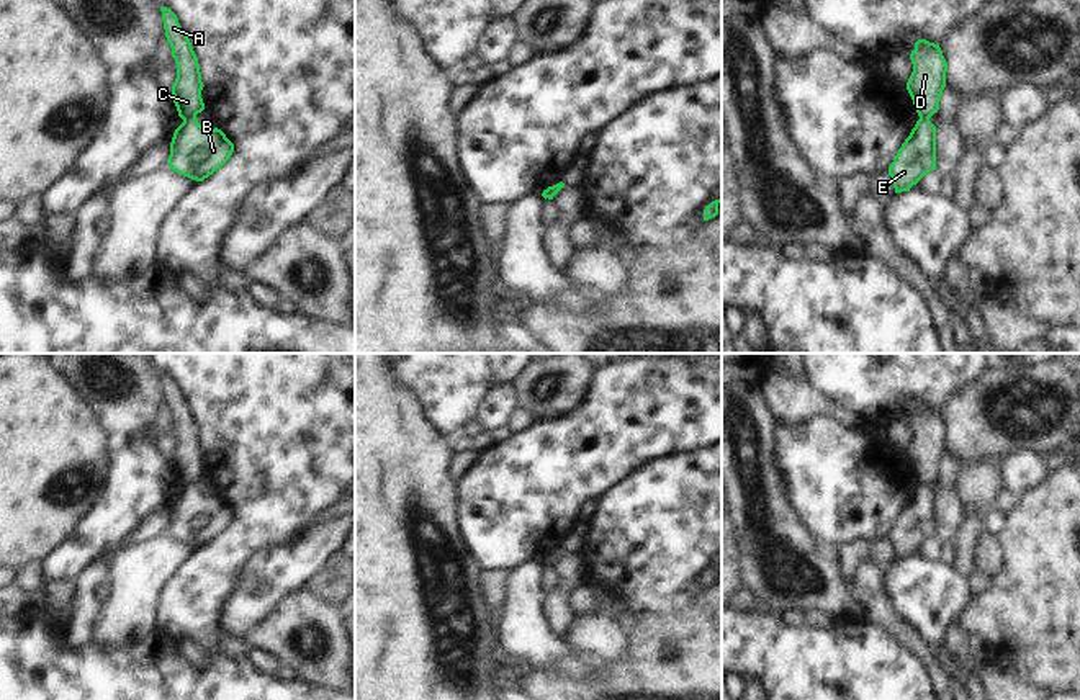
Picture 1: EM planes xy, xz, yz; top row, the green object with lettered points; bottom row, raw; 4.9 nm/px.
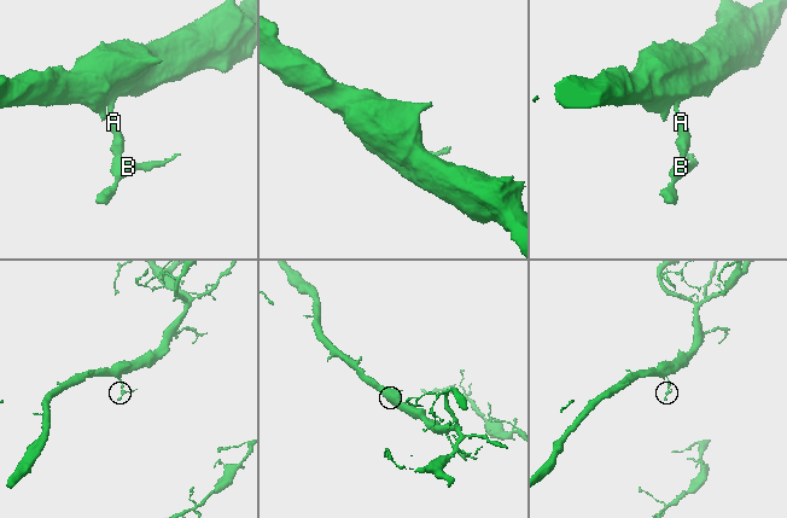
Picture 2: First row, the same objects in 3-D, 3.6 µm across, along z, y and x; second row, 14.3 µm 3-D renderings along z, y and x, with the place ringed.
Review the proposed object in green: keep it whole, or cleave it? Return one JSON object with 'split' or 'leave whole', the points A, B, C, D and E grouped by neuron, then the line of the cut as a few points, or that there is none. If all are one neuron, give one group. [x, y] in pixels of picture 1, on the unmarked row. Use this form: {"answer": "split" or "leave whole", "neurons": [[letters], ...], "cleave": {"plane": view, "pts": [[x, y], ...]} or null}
{"answer": "split", "neurons": [["A", "C", "D"], ["B", "E"]], "cleave": {"plane": "xy", "pts": [[195, 481], [184, 486]]}}

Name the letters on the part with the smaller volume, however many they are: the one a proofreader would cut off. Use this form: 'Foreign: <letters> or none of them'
Foreign: B, E

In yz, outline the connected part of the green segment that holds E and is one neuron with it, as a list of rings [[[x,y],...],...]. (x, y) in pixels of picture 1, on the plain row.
[[[920,484],[889,533],[895,559],[910,558],[933,536],[936,536],[936,492]]]

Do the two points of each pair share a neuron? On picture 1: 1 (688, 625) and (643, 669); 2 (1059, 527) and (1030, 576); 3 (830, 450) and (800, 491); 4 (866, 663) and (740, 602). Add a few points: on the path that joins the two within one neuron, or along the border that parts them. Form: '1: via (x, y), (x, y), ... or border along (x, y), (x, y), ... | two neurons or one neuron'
1: via (674, 633), (668, 633), (645, 656) | one neuron
2: via (1059, 538), (1059, 547), (1041, 565) | one neuron
3: via (830, 460), (810, 481) | one neuron
4: border along (755, 607), (738, 612) | two neurons

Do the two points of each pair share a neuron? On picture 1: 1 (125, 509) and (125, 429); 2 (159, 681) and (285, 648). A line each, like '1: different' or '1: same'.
1: different
2: different

